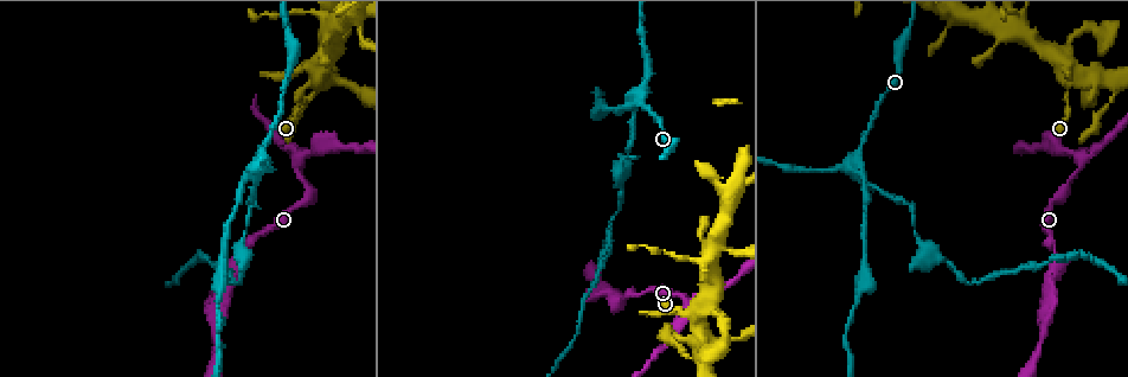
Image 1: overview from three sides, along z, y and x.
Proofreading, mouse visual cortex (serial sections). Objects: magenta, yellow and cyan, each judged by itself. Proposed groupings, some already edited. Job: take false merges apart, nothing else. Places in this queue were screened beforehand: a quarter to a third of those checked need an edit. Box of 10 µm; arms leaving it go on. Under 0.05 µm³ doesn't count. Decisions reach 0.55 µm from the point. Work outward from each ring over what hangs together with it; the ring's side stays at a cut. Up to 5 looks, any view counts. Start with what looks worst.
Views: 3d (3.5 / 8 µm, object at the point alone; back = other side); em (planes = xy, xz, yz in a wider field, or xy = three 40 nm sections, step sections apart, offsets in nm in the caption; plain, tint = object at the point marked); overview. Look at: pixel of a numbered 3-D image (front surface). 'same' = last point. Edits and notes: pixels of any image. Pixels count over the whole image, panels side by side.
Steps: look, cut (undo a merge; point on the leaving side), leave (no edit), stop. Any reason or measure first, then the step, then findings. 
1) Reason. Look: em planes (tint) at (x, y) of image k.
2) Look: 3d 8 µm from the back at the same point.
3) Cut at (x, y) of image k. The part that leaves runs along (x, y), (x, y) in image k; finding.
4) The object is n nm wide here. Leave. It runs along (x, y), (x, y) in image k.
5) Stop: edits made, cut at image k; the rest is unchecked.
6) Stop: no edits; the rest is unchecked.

Thin neck. Look: em xy step 3 (tint) at (674, 326) of image 1.

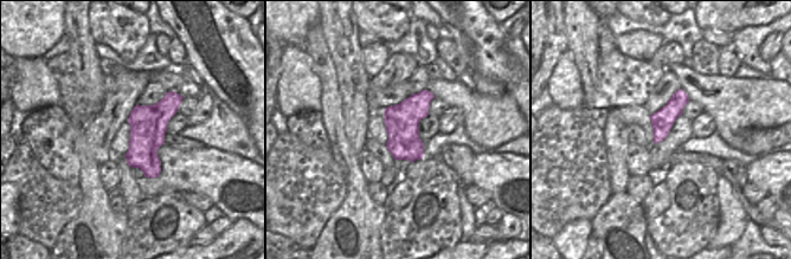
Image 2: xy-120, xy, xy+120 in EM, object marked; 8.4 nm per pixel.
Look: 3d 3.5 µm from the back at the same point.

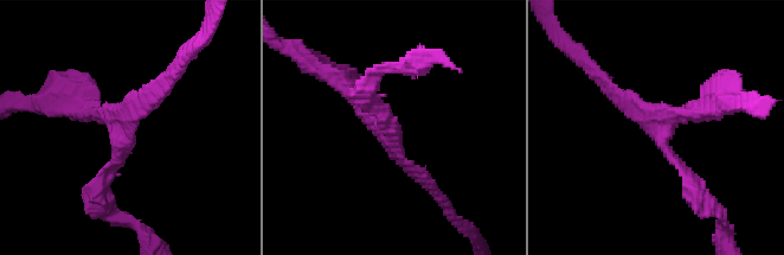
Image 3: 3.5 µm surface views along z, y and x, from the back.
3 arms meet here. Leave. It runs along (101, 195), (126, 133), (75, 108) in image 3; continuous, no second cell.

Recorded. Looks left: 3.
Look: em xy step 2 (tint) at (713, 309) of image 1.

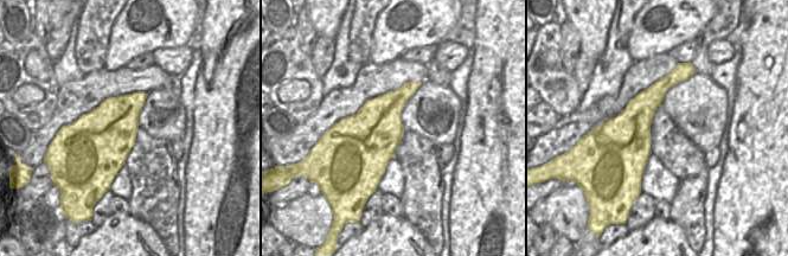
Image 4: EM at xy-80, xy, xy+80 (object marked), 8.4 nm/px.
Look: 3d 3.5 µm at the same point.

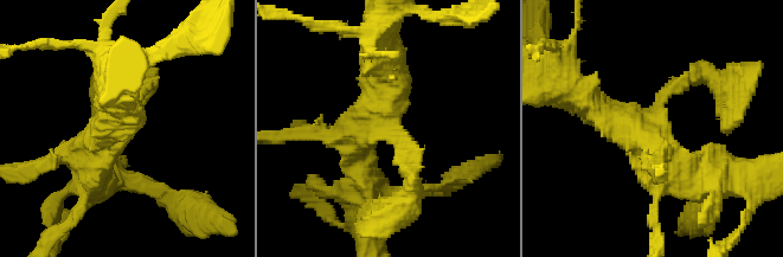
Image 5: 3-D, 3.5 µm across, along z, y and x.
The arms are 200, 200, 400, 400 nm wide. Leave. It runs along (660, 192), (658, 152), (572, 90) in image 5; continuous, no second cell.

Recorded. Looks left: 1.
Stop: no edits; the rest is unchecked.

